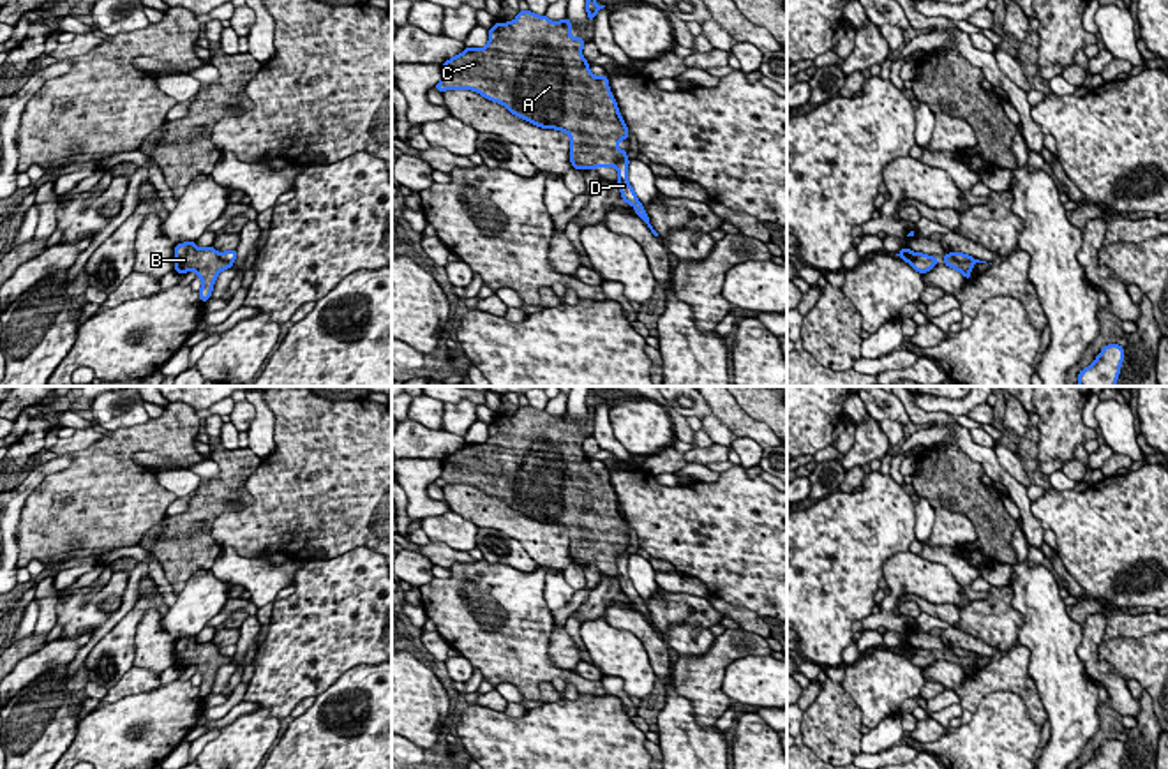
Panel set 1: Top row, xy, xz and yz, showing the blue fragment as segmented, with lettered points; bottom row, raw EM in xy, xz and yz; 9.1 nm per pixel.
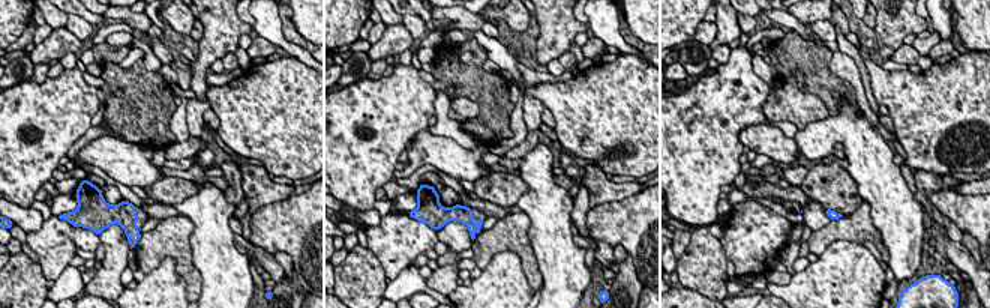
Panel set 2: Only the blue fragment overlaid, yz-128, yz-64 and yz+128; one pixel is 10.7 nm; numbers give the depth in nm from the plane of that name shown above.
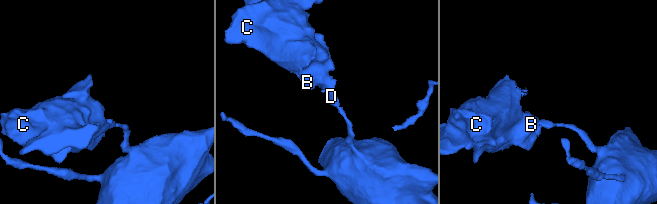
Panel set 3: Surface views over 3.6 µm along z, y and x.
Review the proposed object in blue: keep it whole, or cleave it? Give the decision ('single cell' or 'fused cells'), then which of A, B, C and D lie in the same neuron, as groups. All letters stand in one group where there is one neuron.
fused cells | A B C / D

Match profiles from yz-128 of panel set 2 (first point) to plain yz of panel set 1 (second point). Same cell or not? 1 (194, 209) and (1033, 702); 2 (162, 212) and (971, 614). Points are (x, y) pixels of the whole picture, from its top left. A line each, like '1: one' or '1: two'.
1: two
2: two

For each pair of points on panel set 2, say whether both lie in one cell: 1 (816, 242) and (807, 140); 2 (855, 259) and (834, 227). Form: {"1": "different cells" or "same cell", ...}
{"1": "different cells", "2": "different cells"}

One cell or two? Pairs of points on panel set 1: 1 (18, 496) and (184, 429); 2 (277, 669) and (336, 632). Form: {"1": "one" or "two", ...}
{"1": "two", "2": "one"}

